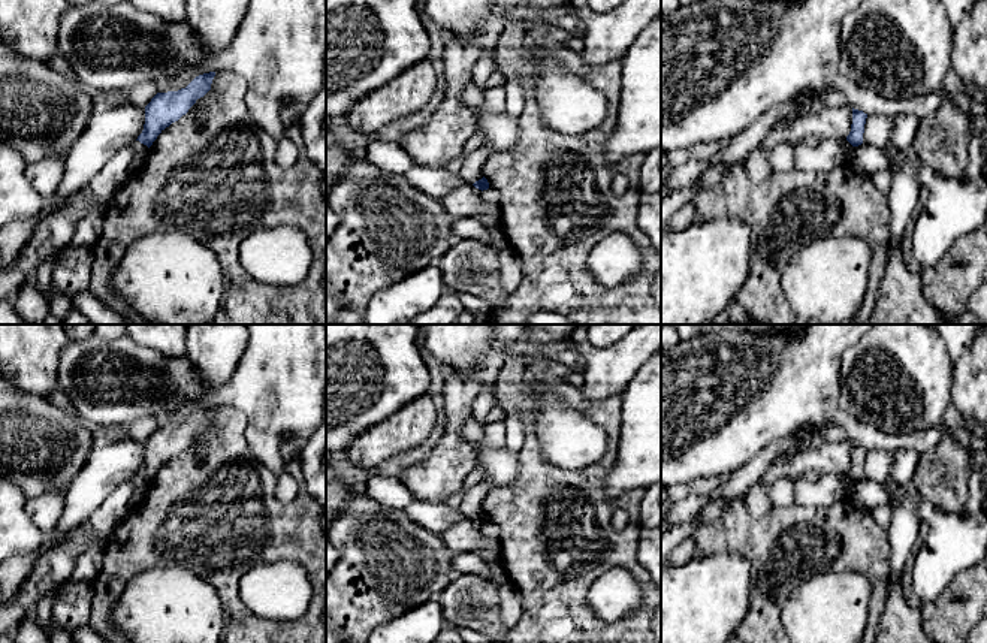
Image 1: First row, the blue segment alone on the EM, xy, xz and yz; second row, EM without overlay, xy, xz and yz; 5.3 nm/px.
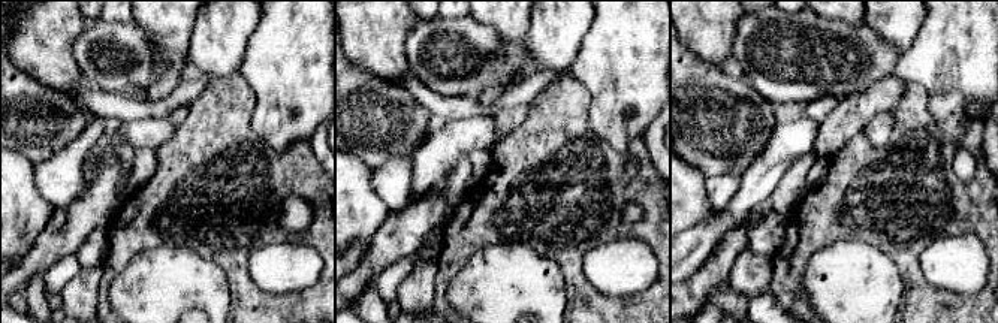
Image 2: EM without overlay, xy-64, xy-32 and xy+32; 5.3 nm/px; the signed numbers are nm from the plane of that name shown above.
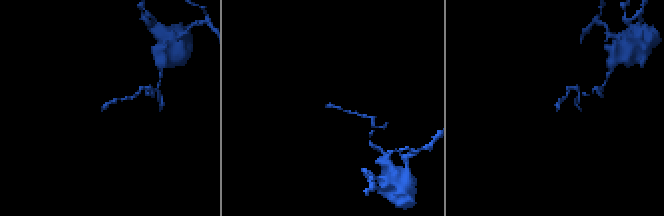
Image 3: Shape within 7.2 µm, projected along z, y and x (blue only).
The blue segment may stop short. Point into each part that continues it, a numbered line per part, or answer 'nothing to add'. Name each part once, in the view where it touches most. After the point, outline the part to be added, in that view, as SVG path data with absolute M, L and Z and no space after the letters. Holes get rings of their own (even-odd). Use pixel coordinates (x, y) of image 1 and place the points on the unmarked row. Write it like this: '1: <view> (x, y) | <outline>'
nothing to add

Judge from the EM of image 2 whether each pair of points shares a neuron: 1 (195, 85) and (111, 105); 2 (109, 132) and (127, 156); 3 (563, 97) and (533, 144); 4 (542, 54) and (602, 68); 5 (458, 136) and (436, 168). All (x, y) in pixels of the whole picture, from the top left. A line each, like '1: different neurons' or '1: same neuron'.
1: same neuron
2: same neuron
3: same neuron
4: different neurons
5: same neuron

